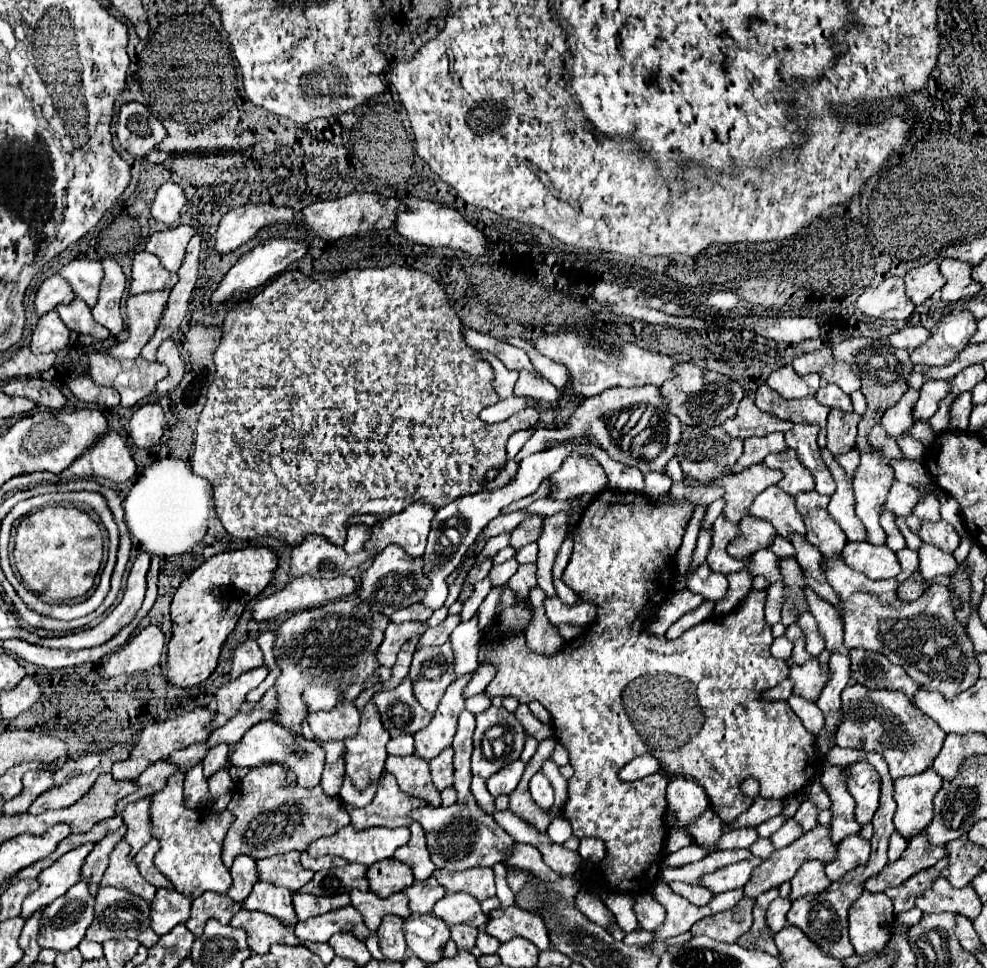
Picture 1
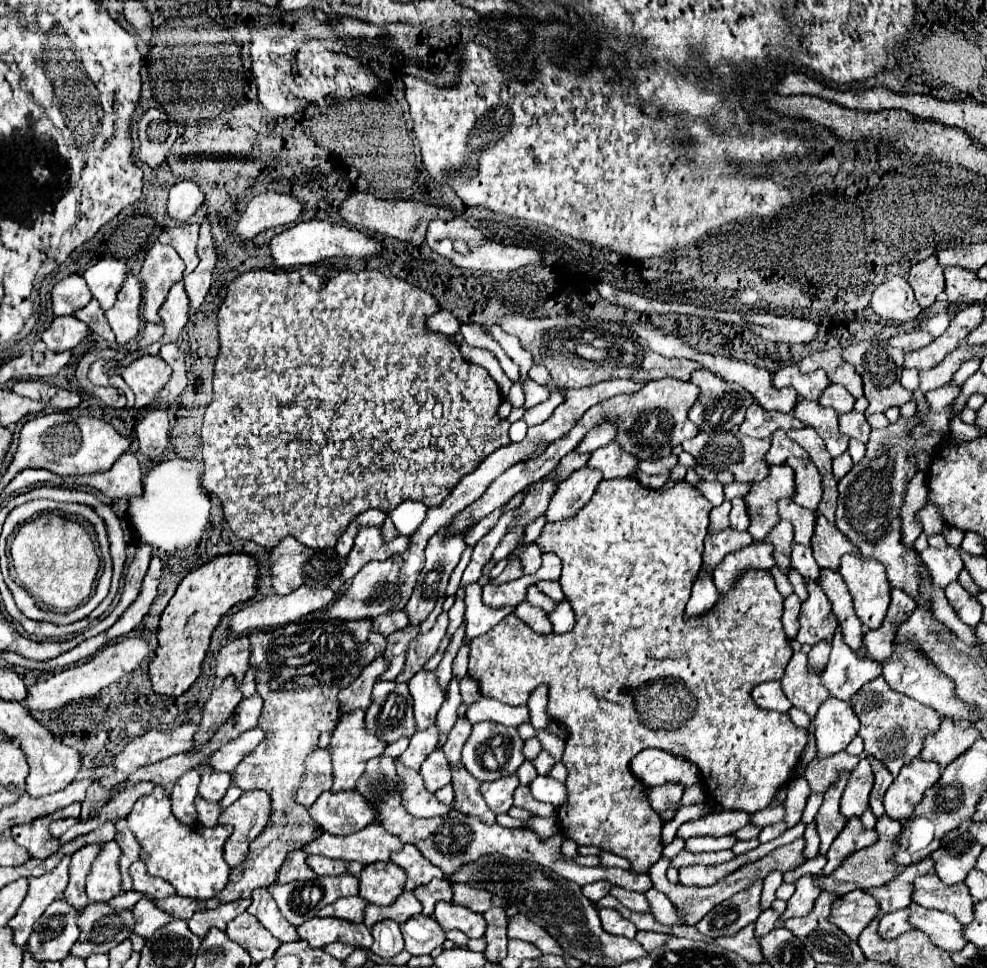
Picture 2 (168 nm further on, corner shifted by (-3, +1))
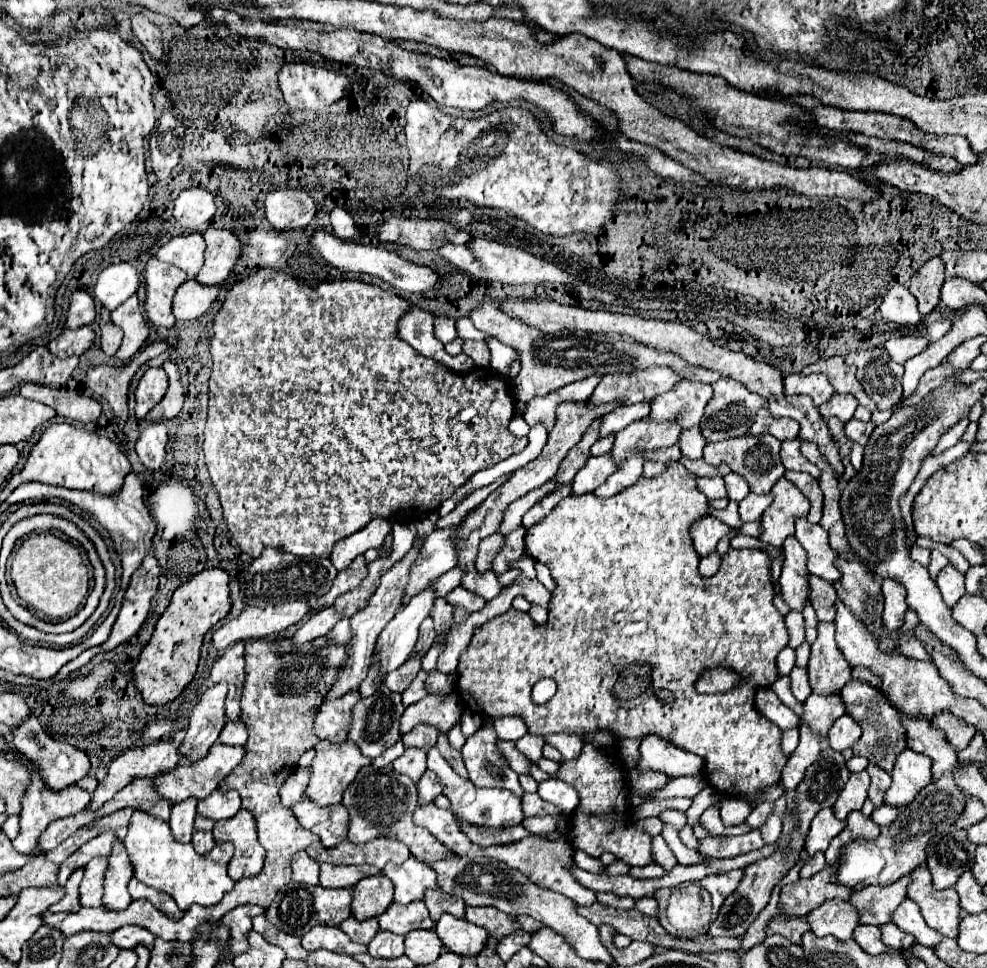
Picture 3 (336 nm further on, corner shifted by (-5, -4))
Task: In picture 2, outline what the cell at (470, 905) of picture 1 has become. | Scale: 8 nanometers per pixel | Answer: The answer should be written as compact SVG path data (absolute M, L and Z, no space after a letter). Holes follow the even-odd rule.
M438 901L434 917L444 929L460 929L468 937L482 937L486 931L486 919L482 915L456 903Z

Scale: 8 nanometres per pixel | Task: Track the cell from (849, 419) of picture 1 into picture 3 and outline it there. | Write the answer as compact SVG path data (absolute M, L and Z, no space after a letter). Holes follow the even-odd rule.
M852 418L848 424L846 424L846 436L852 440L852 442L858 442L860 446L866 446L872 430L874 430L874 422L860 422L856 418Z

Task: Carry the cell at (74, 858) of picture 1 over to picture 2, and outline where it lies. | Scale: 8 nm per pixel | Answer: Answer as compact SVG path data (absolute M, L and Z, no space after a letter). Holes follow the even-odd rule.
M64 857L60 861L60 865L42 875L42 877L30 877L28 879L28 895L24 897L18 913L10 919L10 927L14 929L14 943L16 945L26 945L26 939L30 937L30 931L34 927L34 923L40 919L40 915L46 911L46 907L62 897L62 891L66 889L68 883L68 865L70 865L72 857Z

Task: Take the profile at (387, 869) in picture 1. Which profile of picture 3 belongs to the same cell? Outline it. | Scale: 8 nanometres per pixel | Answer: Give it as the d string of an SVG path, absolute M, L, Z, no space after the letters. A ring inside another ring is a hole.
M370 876L356 884L352 900L352 916L356 920L366 920L380 916L392 904L394 888L386 876Z

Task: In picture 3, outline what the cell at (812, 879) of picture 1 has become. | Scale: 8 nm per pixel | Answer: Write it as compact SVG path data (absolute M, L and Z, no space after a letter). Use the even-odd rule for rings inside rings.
M788 918L788 920L772 920L768 924L768 928L774 934L780 934L784 938L788 938L792 944L802 944L802 934L808 932L808 924L804 922L804 918Z

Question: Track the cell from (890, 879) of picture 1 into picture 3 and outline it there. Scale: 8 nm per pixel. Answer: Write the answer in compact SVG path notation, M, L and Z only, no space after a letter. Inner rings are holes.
M828 866L808 880L798 880L794 884L782 886L778 916L784 916L784 918L806 916L810 910L818 908L824 900L832 900L832 898L846 900L854 890L834 884L832 882L834 874L836 874L836 866Z

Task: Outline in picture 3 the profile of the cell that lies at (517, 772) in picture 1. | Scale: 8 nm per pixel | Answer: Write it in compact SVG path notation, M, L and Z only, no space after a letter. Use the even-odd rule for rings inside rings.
M430 748L428 752L428 768L432 772L438 774L440 784L444 788L444 796L448 796L450 800L450 810L456 818L460 818L464 824L472 824L472 826L490 826L490 828L508 828L508 826L516 826L522 824L524 814L520 808L520 798L508 790L484 790L484 788L476 788L470 784L470 780L458 776L448 762L440 756L438 748Z

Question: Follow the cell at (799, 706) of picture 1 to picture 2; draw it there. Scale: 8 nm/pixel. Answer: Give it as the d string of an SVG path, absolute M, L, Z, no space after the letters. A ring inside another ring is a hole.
M792 707L788 713L790 713L792 721L794 721L798 727L802 727L802 729L808 729L808 727L810 727L812 717L810 717L806 711L802 711L802 709L798 709L798 707Z

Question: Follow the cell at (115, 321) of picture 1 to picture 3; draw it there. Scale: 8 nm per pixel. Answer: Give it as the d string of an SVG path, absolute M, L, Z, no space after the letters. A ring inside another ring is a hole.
M130 296L124 304L120 304L120 308L112 310L110 316L112 322L124 330L124 340L120 350L116 352L116 358L126 362L144 346L150 328L144 322L144 316L140 312L140 302L136 296Z

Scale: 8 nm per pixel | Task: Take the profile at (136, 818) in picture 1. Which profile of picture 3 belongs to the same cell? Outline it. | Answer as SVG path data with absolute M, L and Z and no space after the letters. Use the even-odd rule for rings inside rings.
M118 840L108 858L108 870L104 874L104 900L102 906L108 910L124 910L132 902L128 882L132 878L132 864L124 844Z

